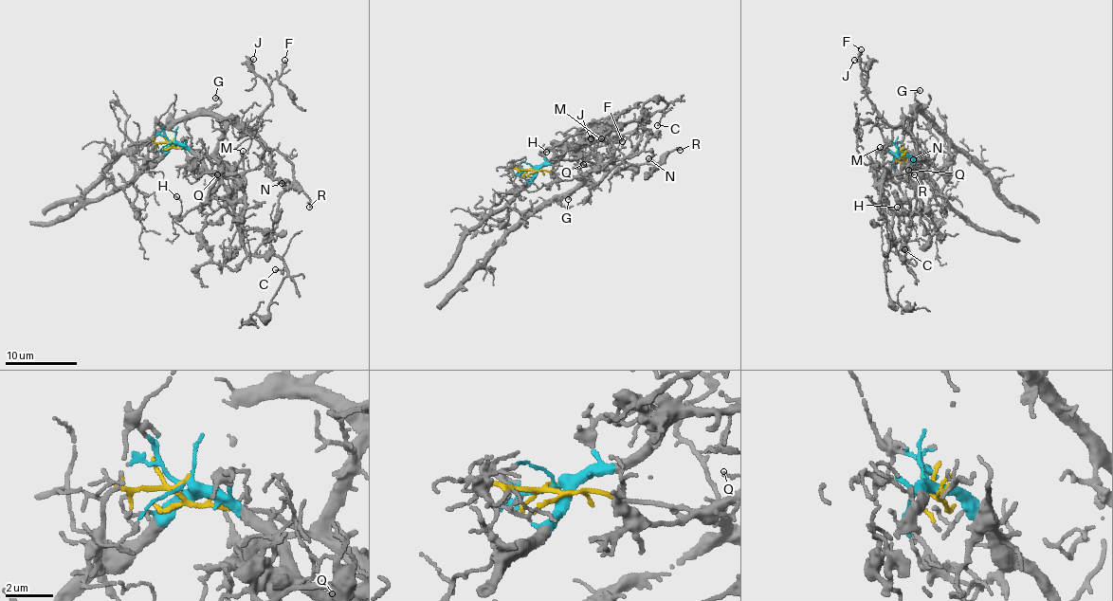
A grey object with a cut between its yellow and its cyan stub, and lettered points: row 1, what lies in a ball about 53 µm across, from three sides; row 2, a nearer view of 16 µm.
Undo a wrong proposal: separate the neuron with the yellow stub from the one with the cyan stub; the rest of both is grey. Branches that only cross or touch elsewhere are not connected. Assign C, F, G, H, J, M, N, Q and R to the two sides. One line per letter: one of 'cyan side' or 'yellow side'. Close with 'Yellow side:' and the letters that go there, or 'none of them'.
C: cyan side
F: yellow side
G: yellow side
H: cyan side
J: yellow side
M: cyan side
N: yellow side
Q: yellow side
R: yellow side
Yellow side: F, G, J, N, Q, R

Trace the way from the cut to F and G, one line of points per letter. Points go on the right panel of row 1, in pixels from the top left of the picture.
F: (898, 154), (912, 152), (916, 116), (897, 125), (877, 110), (865, 91), (862, 49)
G: (898, 154), (902, 156), (905, 152), (914, 150), (913, 112), (918, 104), (914, 96), (921, 90)

